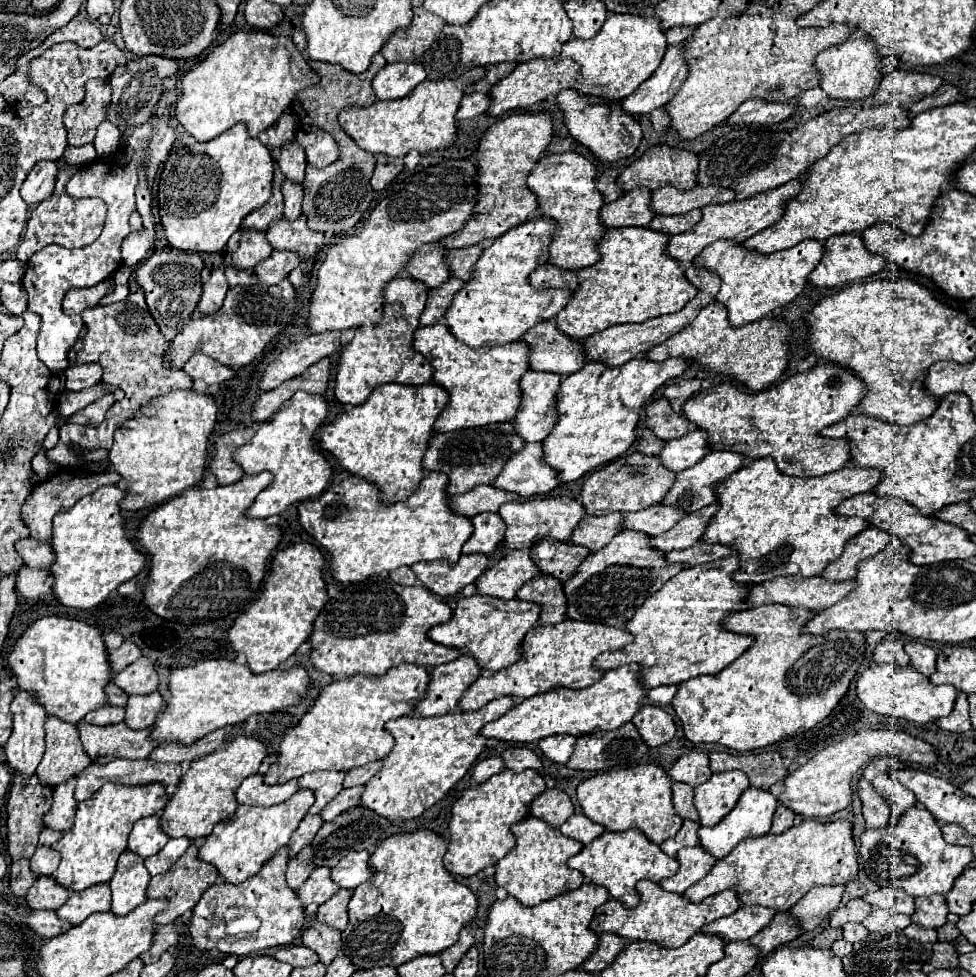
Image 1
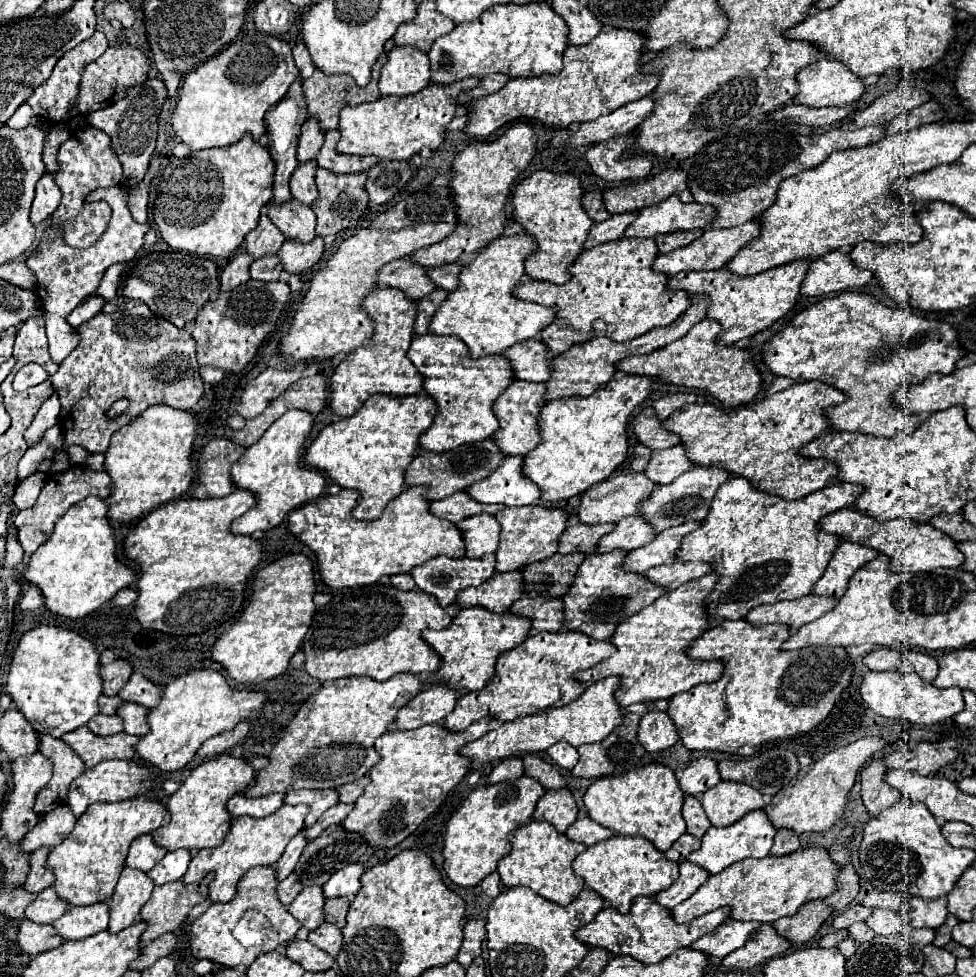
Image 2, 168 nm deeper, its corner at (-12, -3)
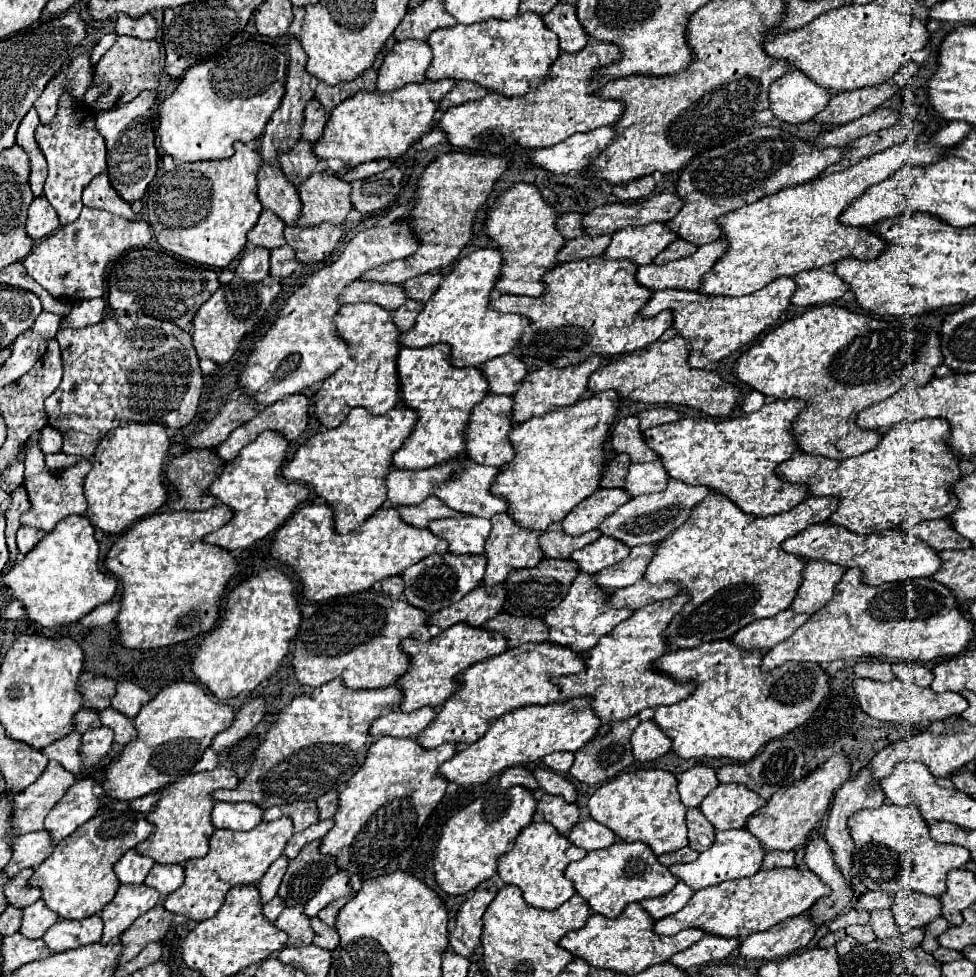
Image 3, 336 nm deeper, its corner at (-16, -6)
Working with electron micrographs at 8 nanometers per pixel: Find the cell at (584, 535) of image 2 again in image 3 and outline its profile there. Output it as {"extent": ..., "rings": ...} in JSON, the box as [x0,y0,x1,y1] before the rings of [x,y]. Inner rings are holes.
{"extent":[540,529,600,559],"rings":[[[594,529],[594,531],[588,531],[580,537],[572,537],[572,535],[566,535],[564,531],[546,531],[540,535],[540,547],[544,551],[546,557],[552,557],[552,559],[568,559],[572,555],[574,549],[582,549],[584,545],[596,541],[600,537],[600,531]]]}

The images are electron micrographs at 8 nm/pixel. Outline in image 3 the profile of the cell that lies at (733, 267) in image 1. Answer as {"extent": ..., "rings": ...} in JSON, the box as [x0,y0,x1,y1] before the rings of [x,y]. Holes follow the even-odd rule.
{"extent":[642,277,796,367],"rings":[[[778,277],[770,281],[756,293],[744,297],[720,297],[720,295],[700,295],[700,291],[684,289],[662,289],[652,295],[642,315],[652,317],[664,309],[674,313],[674,329],[689,343],[690,365],[706,367],[734,353],[736,349],[752,343],[762,331],[774,325],[780,315],[788,309],[792,293],[796,291],[796,281],[792,277]]]}

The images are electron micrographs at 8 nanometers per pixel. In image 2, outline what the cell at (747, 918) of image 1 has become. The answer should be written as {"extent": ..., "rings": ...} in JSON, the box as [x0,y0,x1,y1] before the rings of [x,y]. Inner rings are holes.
{"extent":[690,920,758,958],"rings":[[[726,920],[716,928],[714,932],[702,936],[694,944],[690,944],[692,950],[704,952],[708,958],[724,958],[730,952],[738,950],[750,934],[758,928],[758,922],[740,922],[740,920]]]}

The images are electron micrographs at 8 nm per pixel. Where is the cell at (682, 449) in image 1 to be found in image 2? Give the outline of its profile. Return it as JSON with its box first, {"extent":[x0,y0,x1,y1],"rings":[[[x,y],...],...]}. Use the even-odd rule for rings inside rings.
{"extent":[644,444,692,484],"rings":[[[678,444],[672,448],[660,450],[660,452],[654,450],[650,454],[648,466],[644,468],[644,474],[648,476],[648,480],[656,484],[670,484],[680,474],[684,474],[688,468],[692,468],[692,462],[688,462],[682,444]]]}

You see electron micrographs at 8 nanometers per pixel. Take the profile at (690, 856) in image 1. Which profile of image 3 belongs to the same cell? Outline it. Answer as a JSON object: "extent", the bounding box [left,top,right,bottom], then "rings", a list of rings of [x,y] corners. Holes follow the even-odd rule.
{"extent":[640,881,694,921],"rings":[[[678,881],[670,893],[666,893],[662,897],[654,897],[654,899],[644,899],[640,905],[658,921],[662,917],[668,917],[668,915],[674,915],[676,911],[680,911],[690,901],[692,895],[694,895],[694,891],[684,881]]]}

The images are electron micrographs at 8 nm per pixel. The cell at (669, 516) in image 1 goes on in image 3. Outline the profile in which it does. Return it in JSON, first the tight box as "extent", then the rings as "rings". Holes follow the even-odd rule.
{"extent":[570,535,630,573],"rings":[[[602,535],[594,543],[574,551],[570,559],[574,559],[580,565],[580,571],[584,573],[598,573],[604,567],[610,567],[622,561],[624,557],[628,557],[628,553],[630,553],[630,547],[624,545],[620,539]]]}

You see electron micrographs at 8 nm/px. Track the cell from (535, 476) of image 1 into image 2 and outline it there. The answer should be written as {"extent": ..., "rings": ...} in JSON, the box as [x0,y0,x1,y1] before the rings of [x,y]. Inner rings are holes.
{"extent":[464,456,540,506],"rings":[[[510,456],[492,476],[464,488],[472,500],[482,504],[528,506],[538,504],[540,490],[522,474],[522,456]]]}

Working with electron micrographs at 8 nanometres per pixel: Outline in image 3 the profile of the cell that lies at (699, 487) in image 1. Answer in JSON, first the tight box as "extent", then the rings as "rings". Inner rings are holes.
{"extent":[600,479,712,547],"rings":[[[670,479],[666,491],[660,493],[650,493],[650,495],[638,495],[632,497],[626,505],[622,505],[616,513],[612,513],[602,525],[600,531],[604,535],[612,535],[626,543],[628,547],[644,545],[644,543],[656,543],[660,539],[666,539],[672,531],[676,531],[686,519],[690,519],[694,507],[702,503],[712,489],[706,485],[688,485],[678,479]]]}

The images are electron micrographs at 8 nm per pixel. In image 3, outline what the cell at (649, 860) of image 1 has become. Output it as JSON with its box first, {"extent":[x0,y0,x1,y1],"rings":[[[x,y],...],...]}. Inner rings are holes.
{"extent":[564,841,678,917],"rings":[[[618,841],[612,847],[596,849],[584,859],[574,861],[566,867],[564,875],[574,883],[578,895],[582,895],[588,905],[606,917],[620,917],[628,903],[642,901],[648,897],[660,897],[668,893],[678,879],[664,867],[646,843],[624,843]]]}

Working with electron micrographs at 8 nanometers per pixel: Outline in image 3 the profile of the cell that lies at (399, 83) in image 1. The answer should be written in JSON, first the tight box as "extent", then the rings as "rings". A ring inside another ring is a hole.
{"extent":[378,41,432,93],"rings":[[[398,41],[378,69],[378,91],[392,93],[408,83],[422,83],[432,63],[430,45],[424,41]]]}

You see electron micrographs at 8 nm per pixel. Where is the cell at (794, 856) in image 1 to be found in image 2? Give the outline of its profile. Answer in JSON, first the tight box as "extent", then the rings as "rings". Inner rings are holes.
{"extent":[670,848,838,924],"rings":[[[802,848],[802,850],[796,850],[786,856],[766,856],[762,860],[742,860],[740,864],[732,864],[732,868],[726,868],[724,872],[710,876],[688,900],[684,900],[684,904],[674,906],[670,910],[670,916],[678,924],[680,922],[684,924],[704,912],[710,912],[710,910],[722,908],[722,906],[730,906],[732,920],[754,920],[760,924],[776,922],[782,916],[794,916],[804,902],[810,902],[816,898],[826,898],[832,892],[836,892],[836,874],[838,874],[838,866],[832,864],[828,850],[822,850],[822,848]]]}

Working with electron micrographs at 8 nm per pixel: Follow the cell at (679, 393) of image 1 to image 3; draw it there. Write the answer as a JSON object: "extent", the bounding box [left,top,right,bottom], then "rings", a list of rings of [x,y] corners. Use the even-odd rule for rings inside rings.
{"extent":[638,407,682,431],"rings":[[[654,407],[654,409],[642,411],[638,417],[640,417],[640,429],[646,431],[646,429],[656,427],[656,425],[678,421],[682,417],[682,413],[672,409],[672,407]]]}

